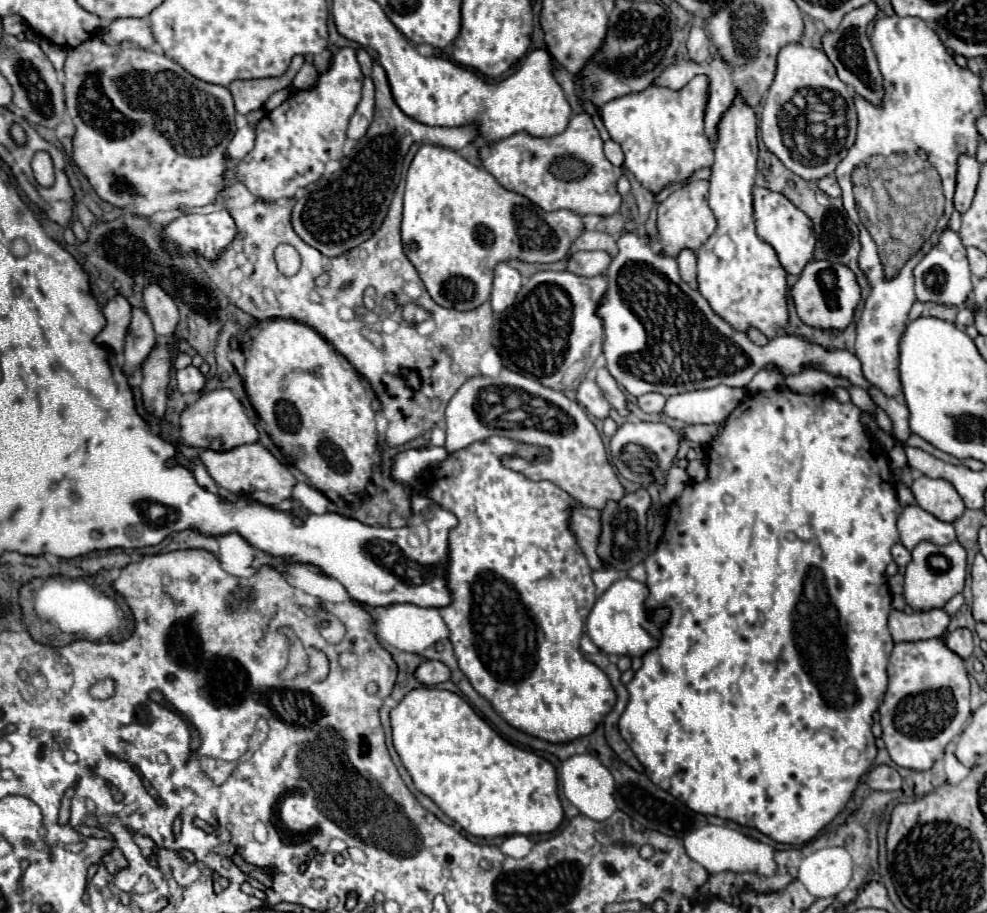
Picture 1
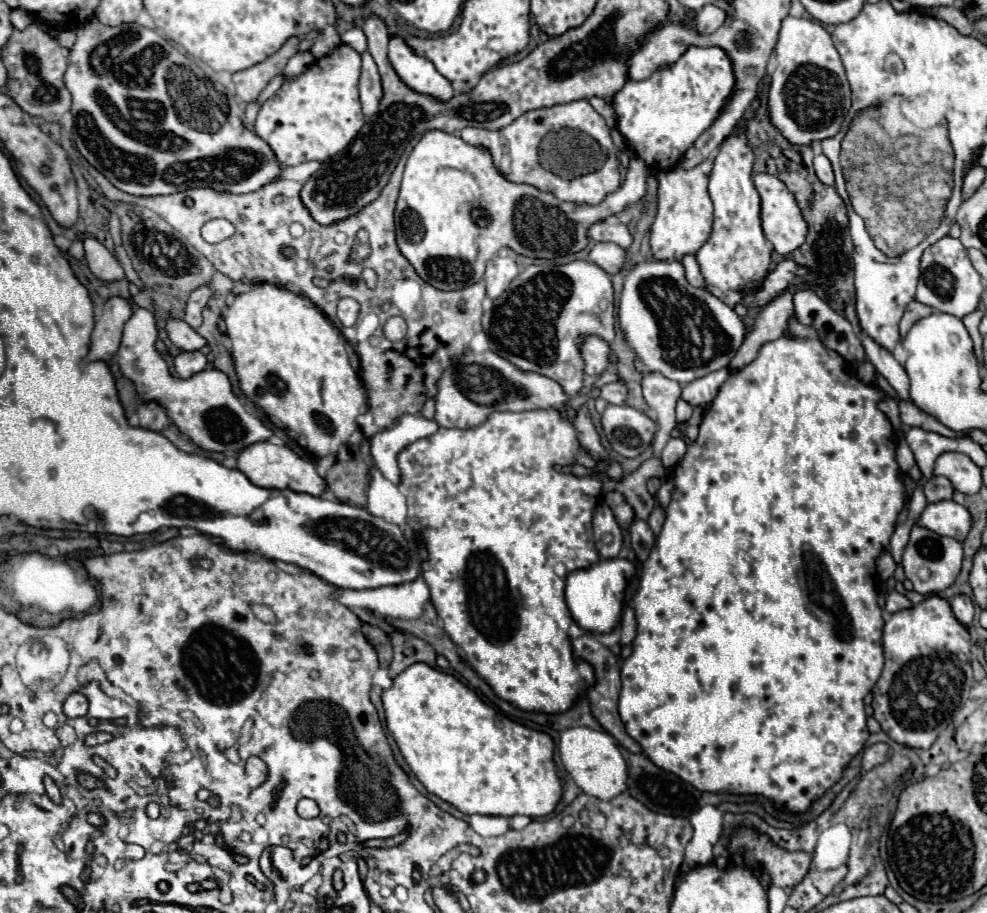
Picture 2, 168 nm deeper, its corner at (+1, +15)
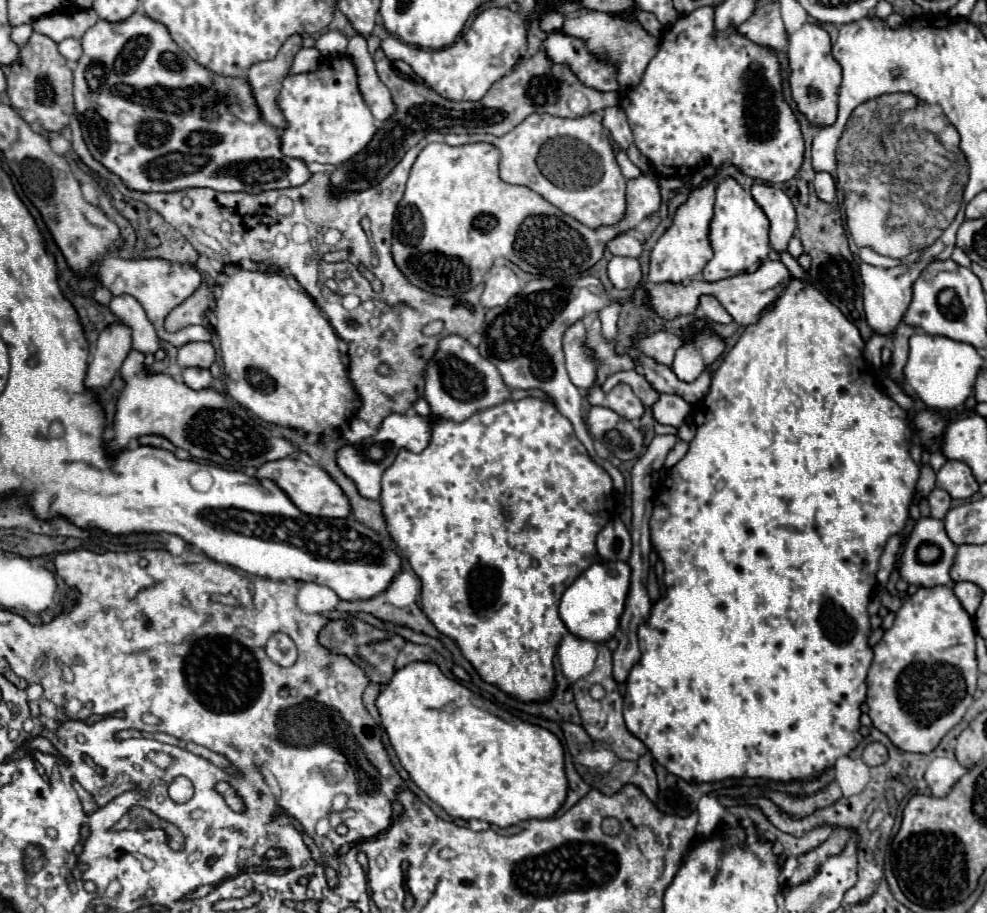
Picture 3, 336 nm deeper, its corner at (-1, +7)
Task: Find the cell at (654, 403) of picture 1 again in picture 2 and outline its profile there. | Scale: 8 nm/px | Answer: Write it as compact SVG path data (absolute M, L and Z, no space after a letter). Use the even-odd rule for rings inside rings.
M648 372L642 380L642 390L644 390L644 400L648 406L656 412L656 440L654 440L654 456L660 456L660 450L664 444L670 440L670 432L676 426L676 402L680 400L682 388L678 382L668 380L660 372Z

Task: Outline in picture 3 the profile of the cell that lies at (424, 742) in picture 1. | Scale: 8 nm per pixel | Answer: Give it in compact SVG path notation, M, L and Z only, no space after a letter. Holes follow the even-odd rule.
M412 662L394 672L390 684L378 696L376 708L410 780L452 818L476 818L506 828L522 820L552 818L566 800L568 782L560 740L552 732L520 718L504 720L496 716L490 710L490 702L482 700L457 679L444 676L432 662Z

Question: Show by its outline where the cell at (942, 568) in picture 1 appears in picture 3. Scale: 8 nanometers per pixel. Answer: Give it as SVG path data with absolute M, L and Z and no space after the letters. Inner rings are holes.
M932 516L920 518L914 524L910 540L908 540L908 544L904 548L904 554L902 554L900 578L906 580L912 586L918 586L918 588L934 588L934 586L952 584L950 568L954 564L954 556L956 556L956 546L946 536L942 520L936 520Z

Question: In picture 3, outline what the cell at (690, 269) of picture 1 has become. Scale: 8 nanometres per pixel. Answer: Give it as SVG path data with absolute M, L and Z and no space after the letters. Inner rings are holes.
M702 296L700 310L712 322L718 322L718 324L730 324L732 322L732 316L722 308L722 304L718 304L718 300L714 300L714 296Z

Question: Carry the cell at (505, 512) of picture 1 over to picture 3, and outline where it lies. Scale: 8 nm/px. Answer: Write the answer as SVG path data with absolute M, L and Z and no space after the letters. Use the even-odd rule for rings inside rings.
M540 398L510 400L510 402L504 402L504 404L500 404L500 406L492 406L492 408L486 408L486 410L476 412L474 416L470 416L468 420L464 420L462 424L456 424L456 422L450 422L450 420L438 420L438 422L434 424L434 428L432 428L432 440L430 440L430 444L428 444L428 448L426 448L424 452L414 454L414 452L408 452L408 450L400 450L400 454L398 454L396 460L394 460L394 464L384 472L384 476L382 476L382 496L380 496L380 504L382 504L384 516L386 516L386 526L388 526L390 536L392 536L394 542L408 554L408 562L410 562L412 570L414 570L414 572L418 574L418 578L422 580L422 610L424 610L424 614L428 616L428 620L436 626L436 630L438 630L440 634L452 638L452 640L458 644L458 648L462 650L462 656L474 666L474 670L480 674L480 678L482 678L484 682L498 686L498 688L500 688L502 692L506 692L508 696L518 698L518 700L522 700L522 702L546 702L546 700L550 700L552 694L554 694L554 690L556 690L554 656L556 656L556 650L558 650L558 644L560 644L562 636L568 632L568 630L566 630L566 624L564 624L564 622L560 620L560 616L558 616L560 596L562 596L562 592L578 578L580 572L584 572L590 564L598 562L598 552L596 552L596 548L594 548L594 540L596 540L596 534L606 526L606 522L610 520L610 512L614 510L614 488L612 488L612 478L608 476L608 472L606 472L600 464L596 464L596 462L590 458L588 450L586 450L586 448L582 446L582 442L576 438L570 420L566 420L552 404L548 404L548 402L540 400Z

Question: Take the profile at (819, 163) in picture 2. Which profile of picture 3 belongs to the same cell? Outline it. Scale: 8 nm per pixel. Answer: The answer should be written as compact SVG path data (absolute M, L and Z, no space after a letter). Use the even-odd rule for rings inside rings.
M818 172L814 178L814 188L816 194L824 200L824 202L832 202L836 196L836 184L832 180L832 176L828 172Z

